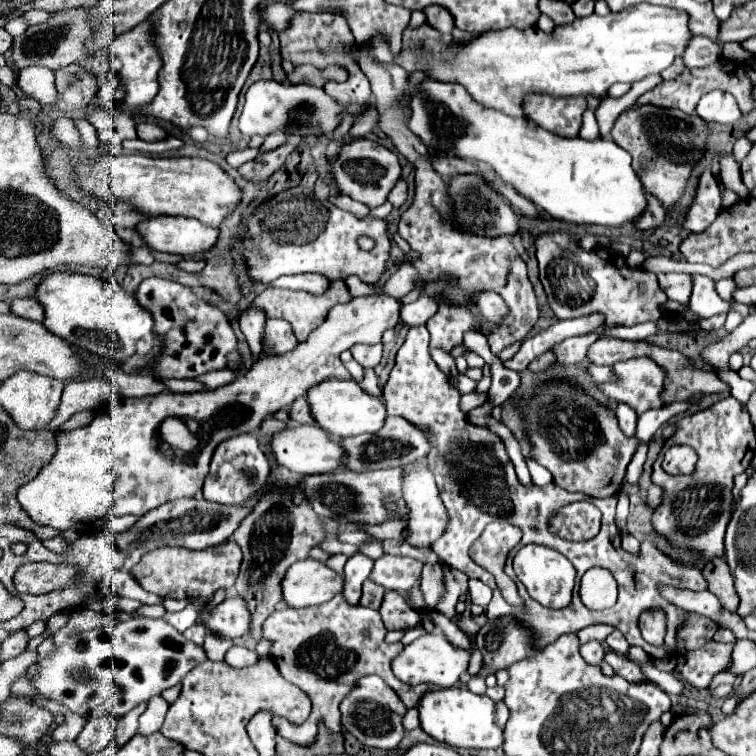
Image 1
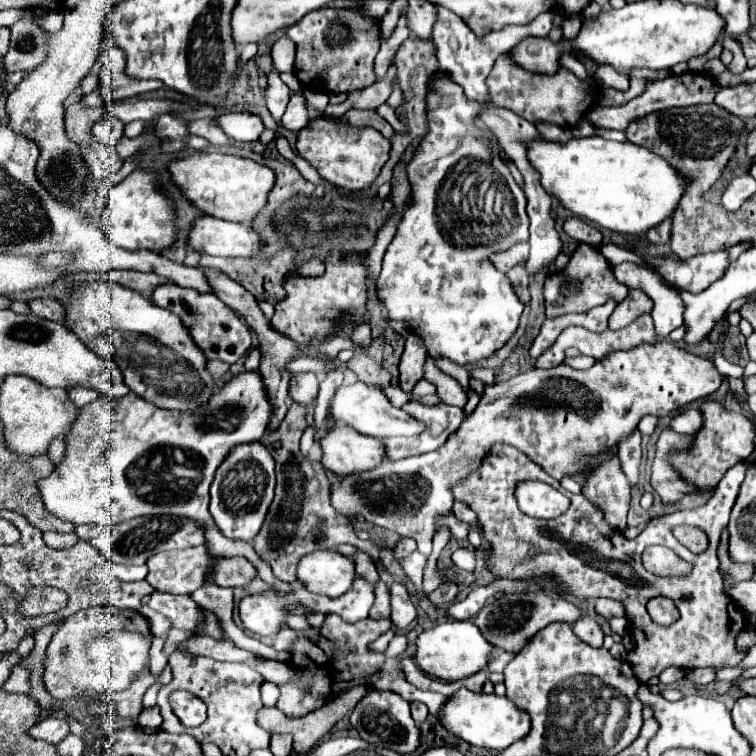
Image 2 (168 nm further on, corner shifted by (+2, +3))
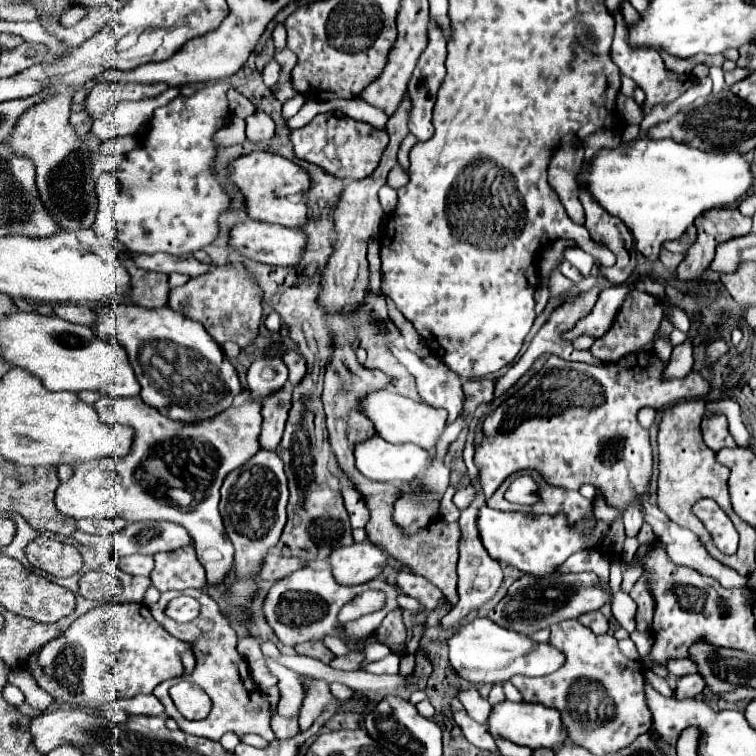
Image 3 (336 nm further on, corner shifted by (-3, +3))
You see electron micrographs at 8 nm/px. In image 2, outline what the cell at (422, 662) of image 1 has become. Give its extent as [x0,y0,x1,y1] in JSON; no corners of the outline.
[416,621,494,681]

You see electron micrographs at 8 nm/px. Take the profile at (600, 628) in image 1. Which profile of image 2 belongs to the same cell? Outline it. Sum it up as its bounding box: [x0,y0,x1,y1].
[596,597,624,619]

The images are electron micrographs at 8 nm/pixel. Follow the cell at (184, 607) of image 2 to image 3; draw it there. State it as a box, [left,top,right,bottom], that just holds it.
[149,589,275,741]

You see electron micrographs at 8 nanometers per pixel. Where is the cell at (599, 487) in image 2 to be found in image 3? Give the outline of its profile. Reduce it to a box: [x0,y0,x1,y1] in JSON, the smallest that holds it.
[593,497,621,527]

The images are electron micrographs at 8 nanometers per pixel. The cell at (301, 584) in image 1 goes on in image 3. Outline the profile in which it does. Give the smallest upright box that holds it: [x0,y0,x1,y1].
[329,541,387,585]

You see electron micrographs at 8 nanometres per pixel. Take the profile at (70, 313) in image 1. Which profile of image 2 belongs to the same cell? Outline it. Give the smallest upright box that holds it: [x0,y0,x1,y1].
[64,281,216,411]

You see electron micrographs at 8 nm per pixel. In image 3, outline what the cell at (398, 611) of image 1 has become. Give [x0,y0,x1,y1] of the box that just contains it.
[397,573,445,611]

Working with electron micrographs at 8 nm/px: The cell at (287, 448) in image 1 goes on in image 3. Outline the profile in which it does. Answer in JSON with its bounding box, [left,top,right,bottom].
[355,435,429,481]

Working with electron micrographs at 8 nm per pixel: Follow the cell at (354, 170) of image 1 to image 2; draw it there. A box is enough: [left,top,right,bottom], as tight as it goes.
[296,115,390,191]

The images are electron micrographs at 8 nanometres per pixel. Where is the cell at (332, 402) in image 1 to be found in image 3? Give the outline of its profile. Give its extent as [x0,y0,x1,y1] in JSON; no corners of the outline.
[359,387,447,449]

